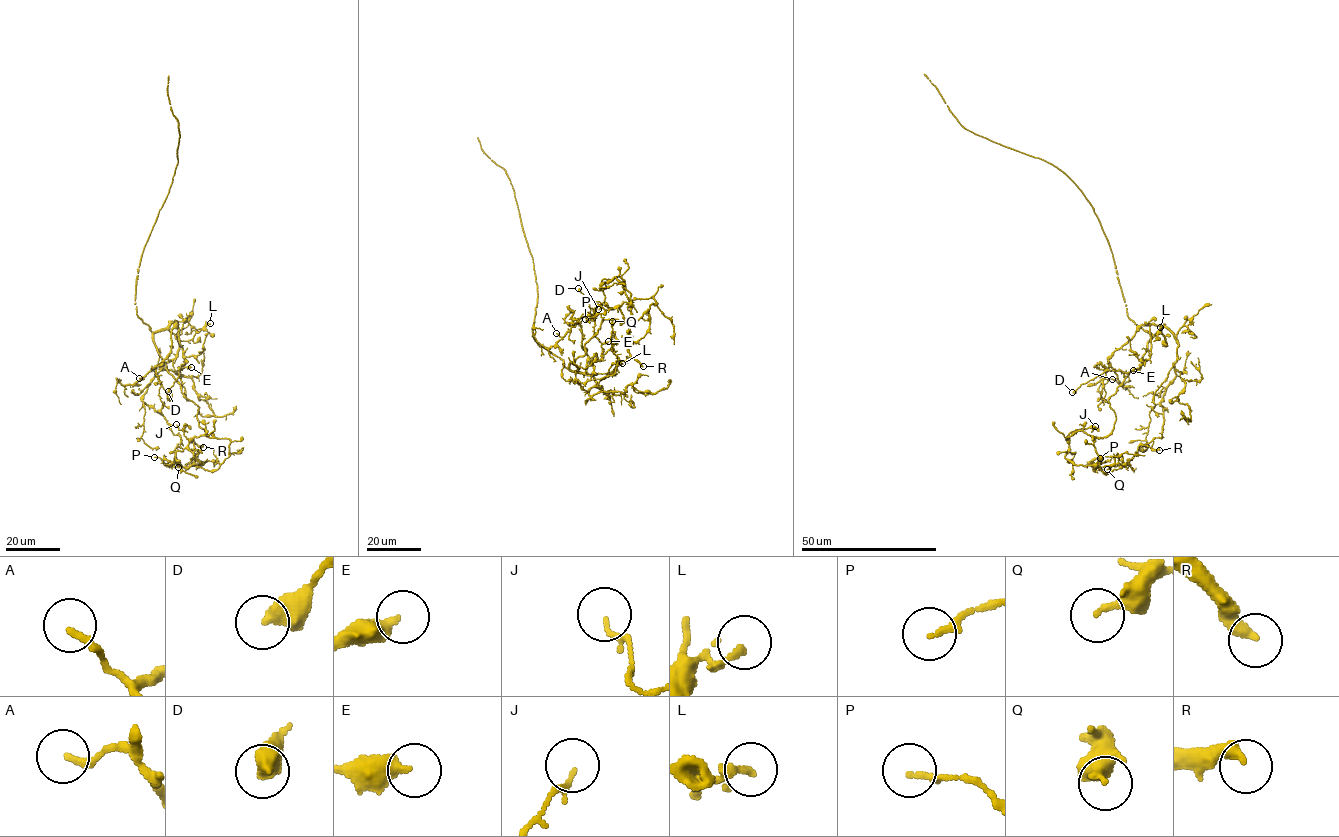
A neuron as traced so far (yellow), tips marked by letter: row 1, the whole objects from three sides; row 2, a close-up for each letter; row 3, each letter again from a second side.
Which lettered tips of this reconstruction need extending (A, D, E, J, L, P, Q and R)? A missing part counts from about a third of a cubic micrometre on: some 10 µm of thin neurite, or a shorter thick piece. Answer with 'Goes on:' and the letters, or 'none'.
Goes on: none

